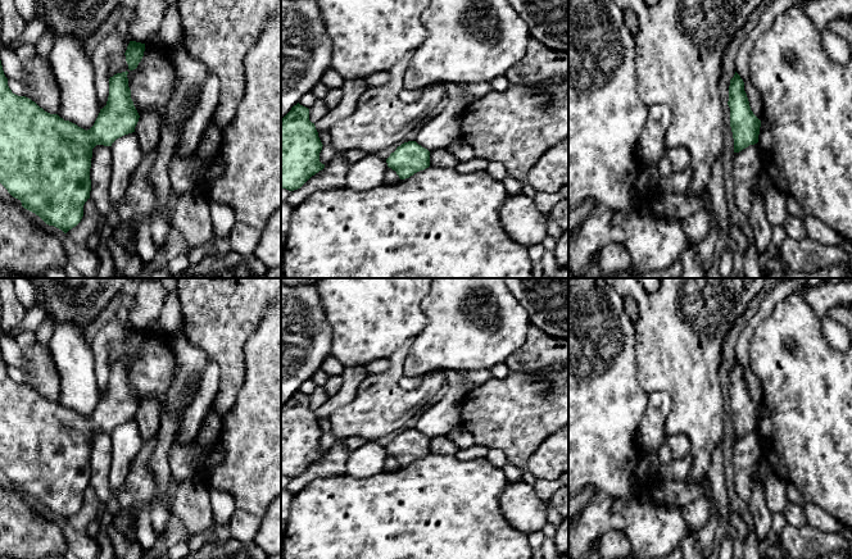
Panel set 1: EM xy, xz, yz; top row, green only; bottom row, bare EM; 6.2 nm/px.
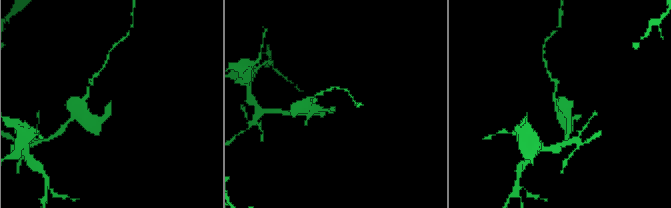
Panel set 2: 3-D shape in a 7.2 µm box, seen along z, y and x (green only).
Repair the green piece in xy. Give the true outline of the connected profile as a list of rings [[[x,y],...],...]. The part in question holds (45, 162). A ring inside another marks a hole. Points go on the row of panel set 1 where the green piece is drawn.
[[[0,60],[0,183],[22,203],[24,209],[64,233],[81,222],[83,205],[90,199],[92,149],[96,145],[112,146],[117,138],[135,132],[140,115],[131,99],[127,74],[126,71],[109,78],[106,105],[100,109],[94,126],[86,131],[69,121],[64,121],[58,114],[45,112],[31,99],[13,94]]]

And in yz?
[[[737,72],[730,79],[728,105],[730,108],[734,153],[739,153],[758,142],[761,121],[751,110],[744,82]]]

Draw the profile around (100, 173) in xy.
[[[96,145],[92,149],[90,179],[90,199],[96,204],[101,214],[106,214],[113,209],[113,204],[109,196],[109,186],[112,179],[110,146]]]

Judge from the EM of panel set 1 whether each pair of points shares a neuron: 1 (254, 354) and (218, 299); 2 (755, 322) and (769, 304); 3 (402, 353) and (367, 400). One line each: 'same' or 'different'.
1: different
2: same
3: same

